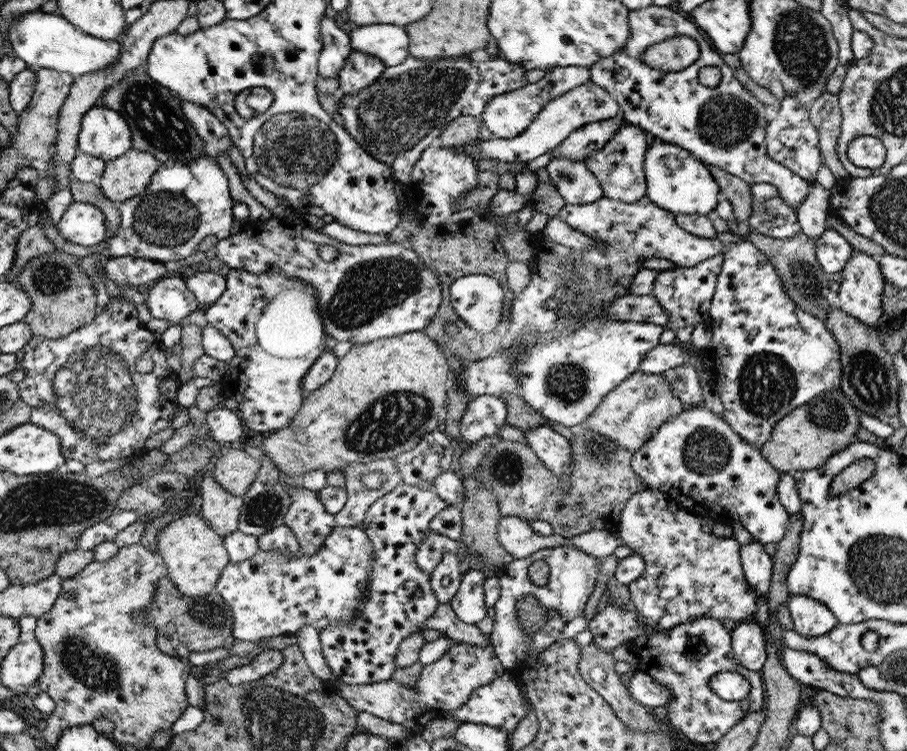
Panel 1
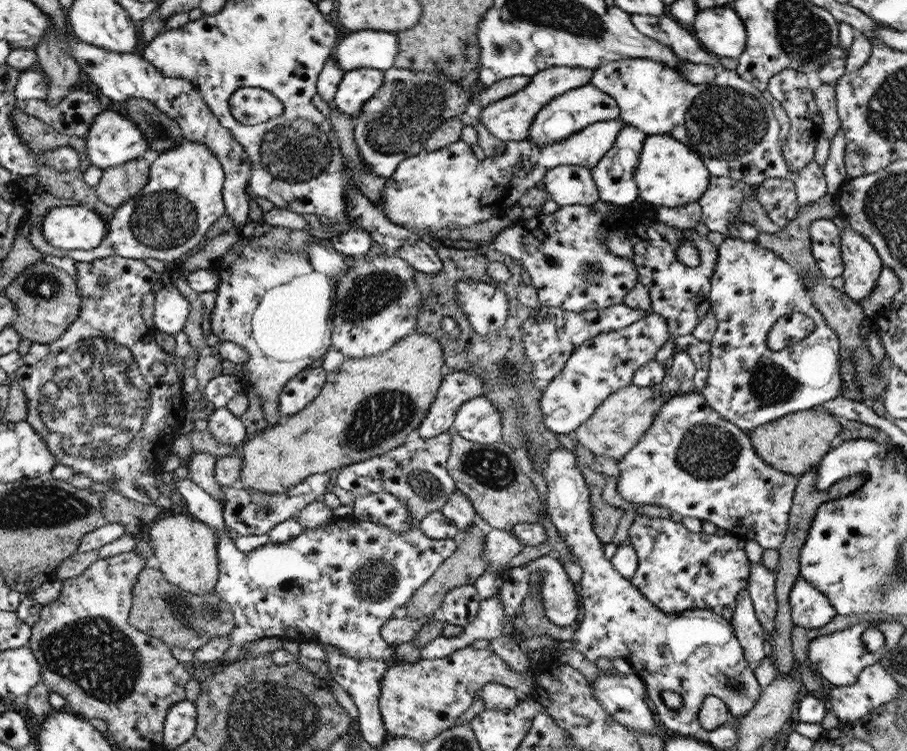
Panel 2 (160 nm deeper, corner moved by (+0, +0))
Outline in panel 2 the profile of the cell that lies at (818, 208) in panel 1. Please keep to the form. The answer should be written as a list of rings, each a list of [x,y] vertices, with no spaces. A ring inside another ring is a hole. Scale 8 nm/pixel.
[[[812,159],[795,175],[795,191],[800,207],[819,201],[827,193],[823,167]]]

